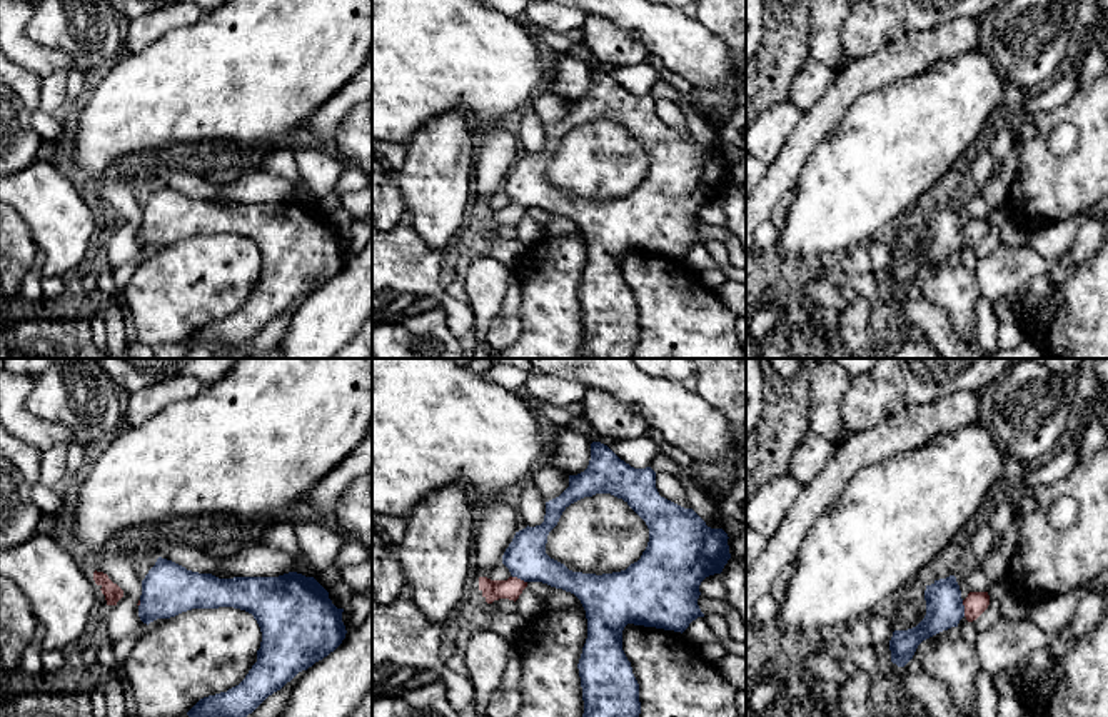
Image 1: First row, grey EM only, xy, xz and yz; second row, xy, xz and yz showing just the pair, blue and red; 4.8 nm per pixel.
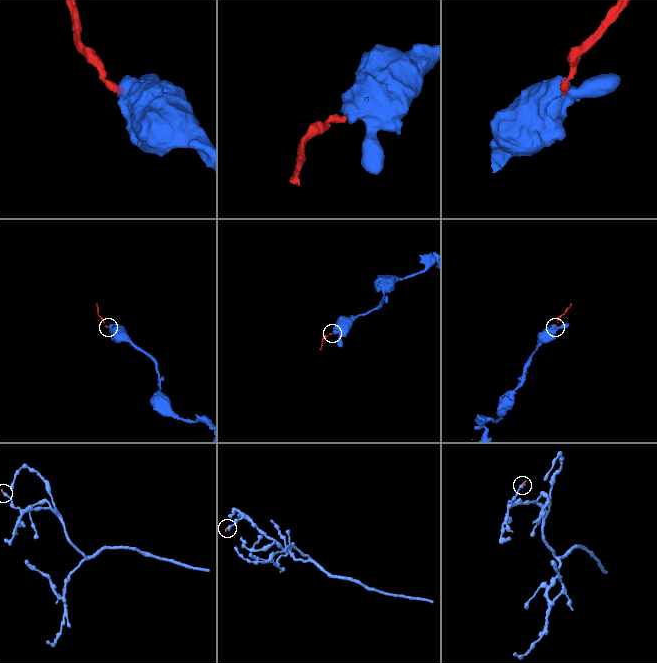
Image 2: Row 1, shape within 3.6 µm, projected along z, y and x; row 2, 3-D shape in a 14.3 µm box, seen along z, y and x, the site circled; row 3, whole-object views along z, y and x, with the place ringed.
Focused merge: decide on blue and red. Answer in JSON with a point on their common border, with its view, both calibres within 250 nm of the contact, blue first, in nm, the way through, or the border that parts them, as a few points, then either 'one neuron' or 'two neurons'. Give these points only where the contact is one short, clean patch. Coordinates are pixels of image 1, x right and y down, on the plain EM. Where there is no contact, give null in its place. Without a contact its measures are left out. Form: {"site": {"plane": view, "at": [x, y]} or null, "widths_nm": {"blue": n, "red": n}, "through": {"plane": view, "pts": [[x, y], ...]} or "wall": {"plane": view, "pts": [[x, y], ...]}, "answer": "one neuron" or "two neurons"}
{"site": {"plane": "yz", "at": [963, 235]}, "widths_nm": {"blue": 180, "red": 110}, "wall": {"plane": "yz", "pts": [[961, 227], [965, 242]]}, "answer": "two neurons"}

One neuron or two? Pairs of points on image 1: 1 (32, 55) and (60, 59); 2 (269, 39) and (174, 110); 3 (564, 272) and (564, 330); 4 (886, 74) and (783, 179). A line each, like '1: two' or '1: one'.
1: one
2: one
3: one
4: one

